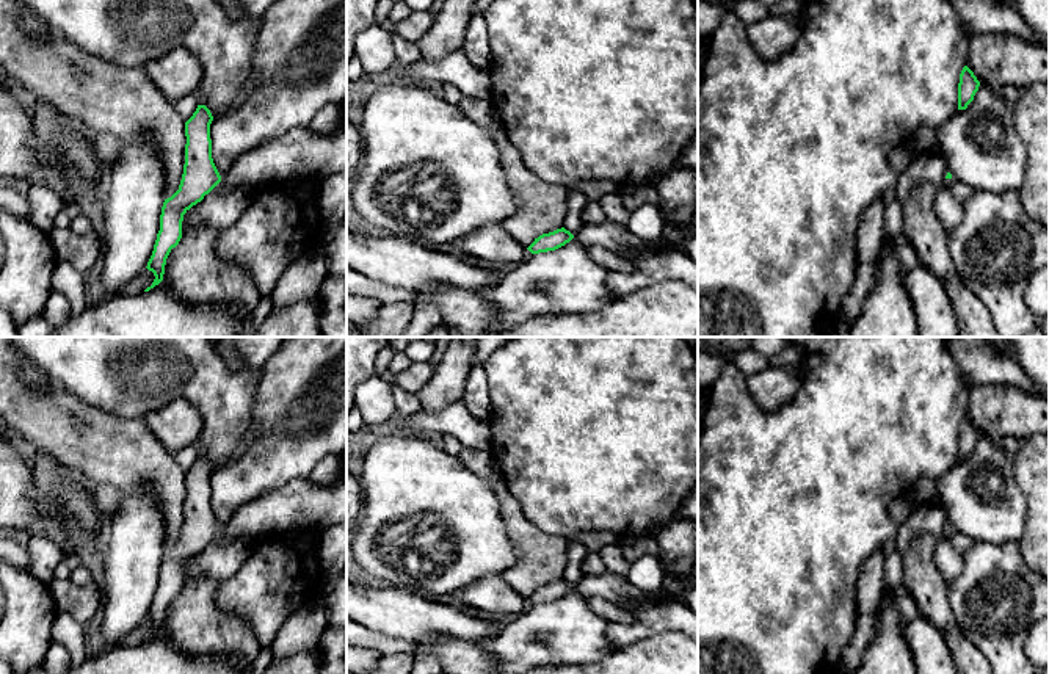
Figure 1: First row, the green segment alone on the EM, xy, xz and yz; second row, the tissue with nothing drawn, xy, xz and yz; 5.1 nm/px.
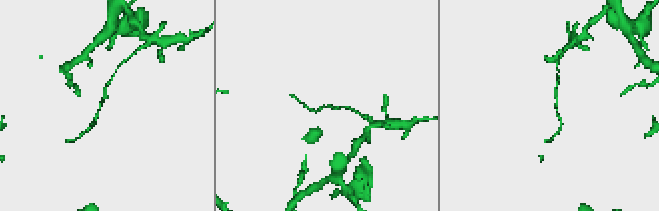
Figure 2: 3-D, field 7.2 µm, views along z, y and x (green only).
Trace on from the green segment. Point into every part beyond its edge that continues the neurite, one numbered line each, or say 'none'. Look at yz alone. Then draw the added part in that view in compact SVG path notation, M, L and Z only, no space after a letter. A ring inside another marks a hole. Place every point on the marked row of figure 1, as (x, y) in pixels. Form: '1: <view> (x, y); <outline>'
none

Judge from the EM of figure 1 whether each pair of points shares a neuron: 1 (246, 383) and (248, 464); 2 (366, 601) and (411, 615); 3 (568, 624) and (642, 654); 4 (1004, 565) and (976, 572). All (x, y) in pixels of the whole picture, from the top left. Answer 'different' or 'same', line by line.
1: different
2: same
3: different
4: same

